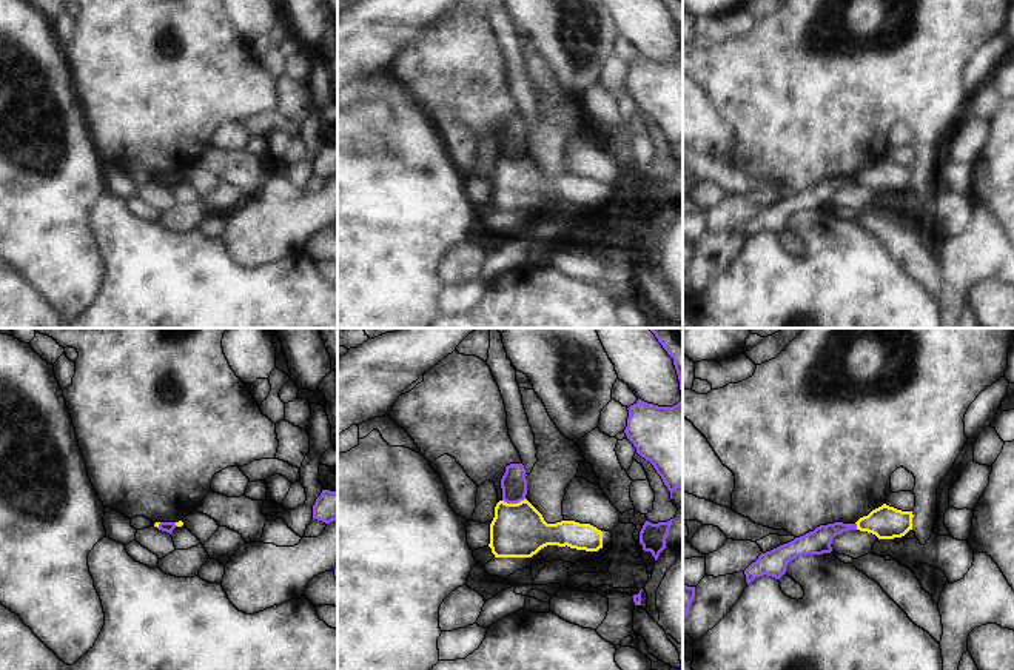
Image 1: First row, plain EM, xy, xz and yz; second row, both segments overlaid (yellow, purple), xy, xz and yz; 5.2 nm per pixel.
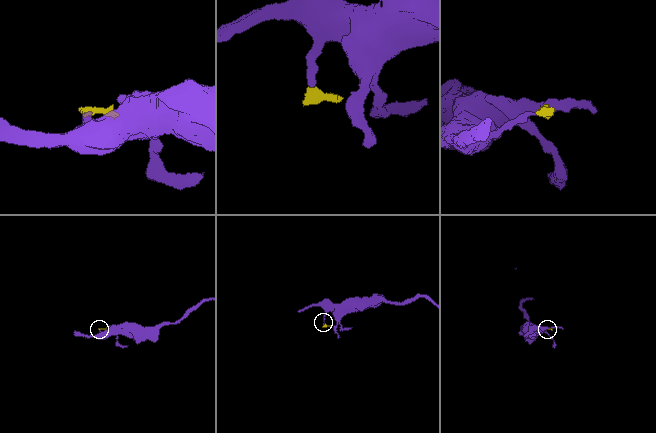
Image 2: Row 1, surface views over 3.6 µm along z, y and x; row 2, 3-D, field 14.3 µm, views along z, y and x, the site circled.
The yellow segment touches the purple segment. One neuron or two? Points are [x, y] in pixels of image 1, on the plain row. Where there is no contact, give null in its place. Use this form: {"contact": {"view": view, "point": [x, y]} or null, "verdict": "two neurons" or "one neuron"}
{"contact": {"view": "xz", "point": [513, 159]}, "verdict": "two neurons"}

